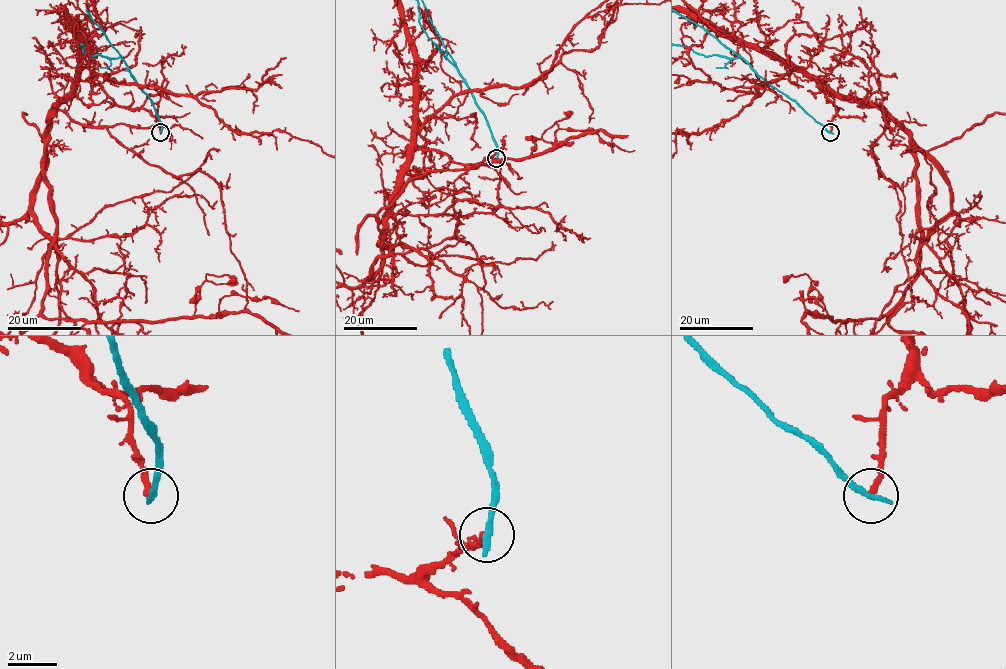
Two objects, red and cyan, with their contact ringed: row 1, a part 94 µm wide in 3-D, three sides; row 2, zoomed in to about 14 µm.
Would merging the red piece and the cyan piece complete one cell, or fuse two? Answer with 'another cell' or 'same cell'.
another cell

